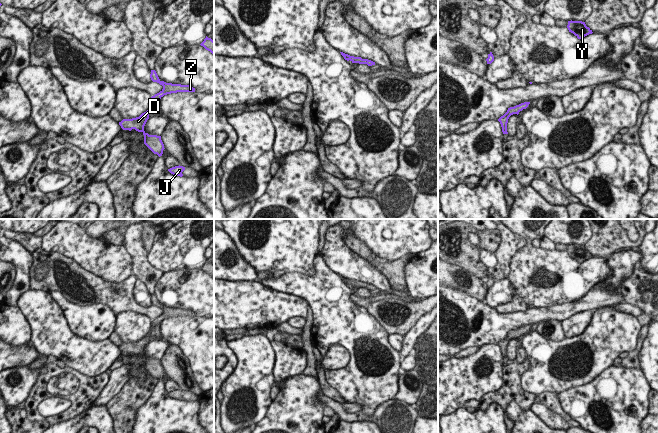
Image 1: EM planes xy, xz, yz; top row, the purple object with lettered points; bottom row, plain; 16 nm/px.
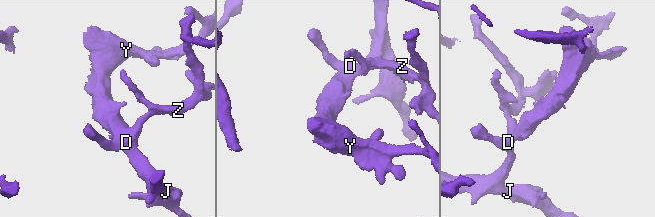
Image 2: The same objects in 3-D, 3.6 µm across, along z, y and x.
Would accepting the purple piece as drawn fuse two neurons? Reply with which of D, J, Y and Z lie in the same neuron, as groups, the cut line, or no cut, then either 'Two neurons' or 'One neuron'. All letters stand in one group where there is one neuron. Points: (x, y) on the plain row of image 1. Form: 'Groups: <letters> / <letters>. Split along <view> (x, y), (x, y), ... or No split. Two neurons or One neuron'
Groups: D J Y Z. No split. One neuron.

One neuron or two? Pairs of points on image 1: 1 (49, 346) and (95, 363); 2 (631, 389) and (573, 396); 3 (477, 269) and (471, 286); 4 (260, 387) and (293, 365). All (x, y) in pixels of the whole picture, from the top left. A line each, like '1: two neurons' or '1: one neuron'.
1: one neuron
2: one neuron
3: two neurons
4: two neurons

